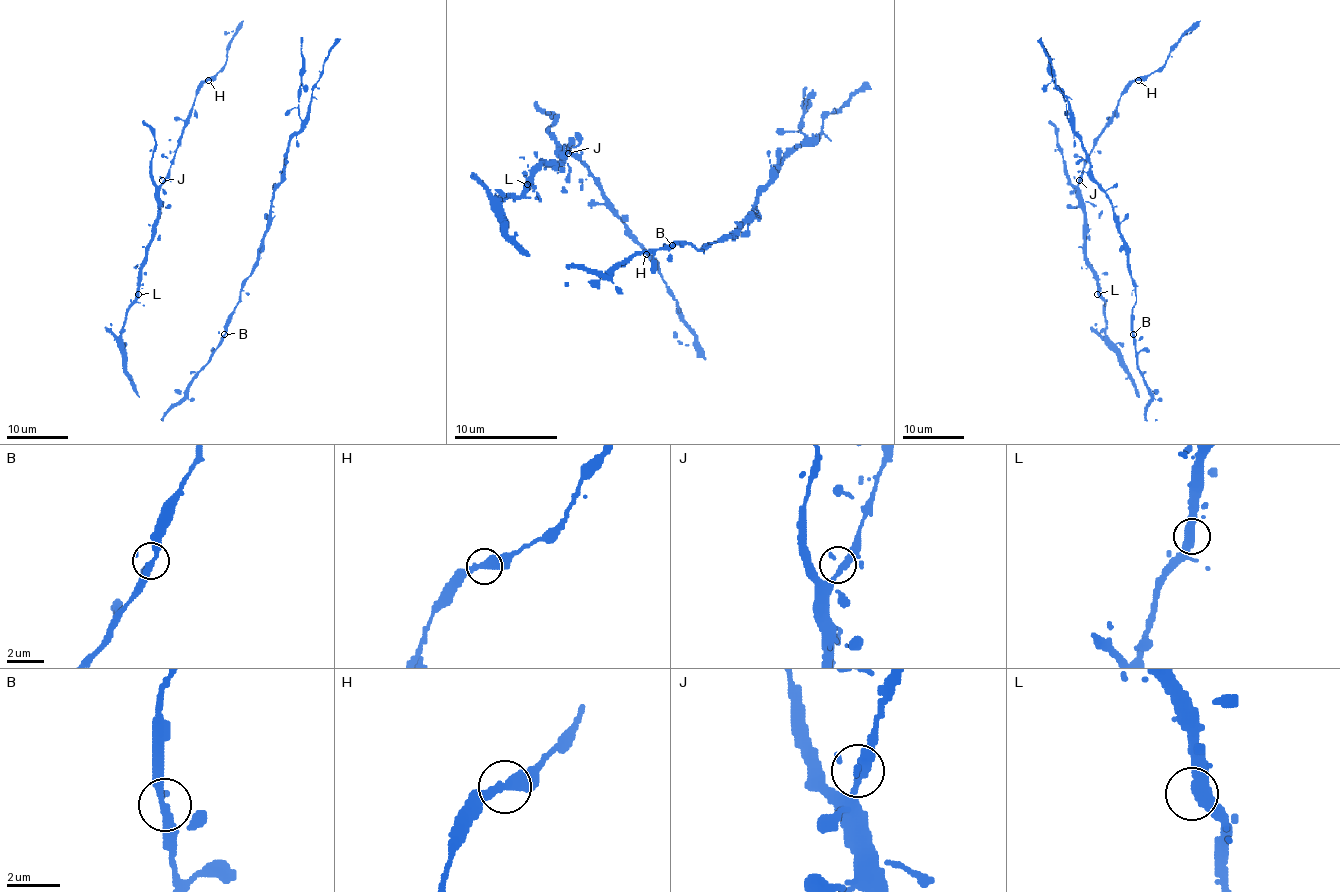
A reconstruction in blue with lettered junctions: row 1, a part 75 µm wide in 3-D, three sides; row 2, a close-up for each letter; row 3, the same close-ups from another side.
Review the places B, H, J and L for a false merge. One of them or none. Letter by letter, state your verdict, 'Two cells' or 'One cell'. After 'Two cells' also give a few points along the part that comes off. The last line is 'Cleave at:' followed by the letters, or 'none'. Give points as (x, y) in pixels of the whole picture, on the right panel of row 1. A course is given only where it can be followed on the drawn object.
B: One cell
H: One cell
J: One cell
L: One cell
Cleave at: none

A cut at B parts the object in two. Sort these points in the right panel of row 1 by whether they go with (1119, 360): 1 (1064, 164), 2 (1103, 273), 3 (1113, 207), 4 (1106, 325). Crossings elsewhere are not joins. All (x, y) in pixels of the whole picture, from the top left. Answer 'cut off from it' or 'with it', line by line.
1: with it
2: with it
3: cut off from it
4: with it

